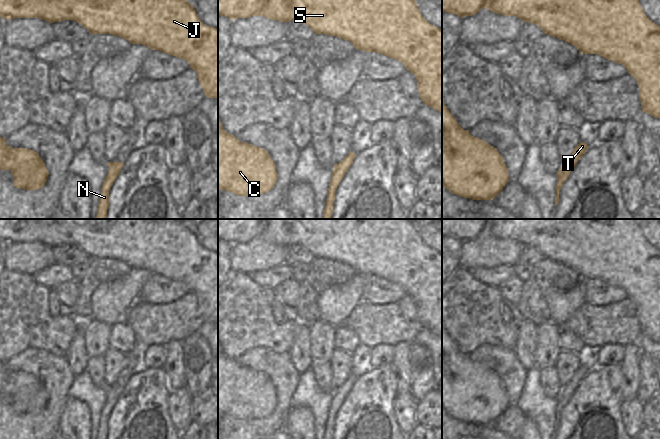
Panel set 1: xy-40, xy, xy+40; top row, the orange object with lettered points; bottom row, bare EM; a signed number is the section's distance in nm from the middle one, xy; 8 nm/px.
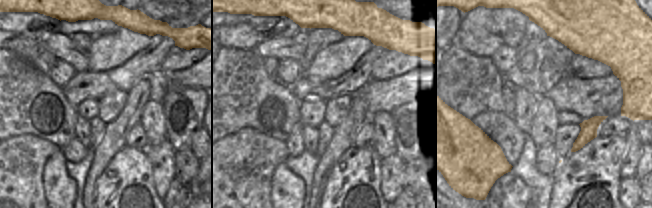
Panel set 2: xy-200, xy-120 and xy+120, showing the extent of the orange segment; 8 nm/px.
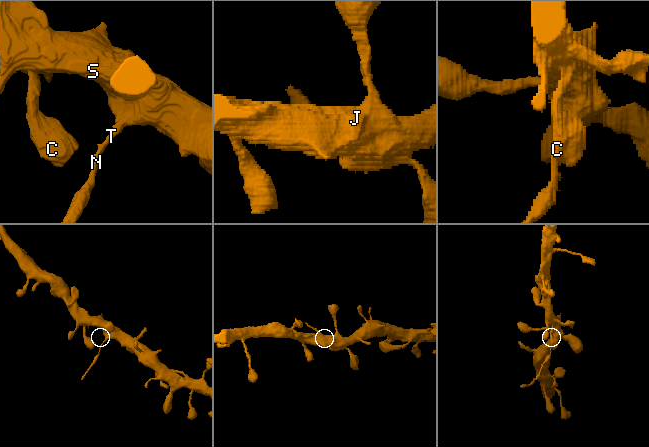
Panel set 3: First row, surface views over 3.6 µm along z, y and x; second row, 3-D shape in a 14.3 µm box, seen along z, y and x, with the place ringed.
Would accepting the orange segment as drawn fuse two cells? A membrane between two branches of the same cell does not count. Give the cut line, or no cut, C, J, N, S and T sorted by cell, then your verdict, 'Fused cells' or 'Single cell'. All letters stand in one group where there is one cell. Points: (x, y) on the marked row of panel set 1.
Split along xy+40 (571, 155), (577, 160). Groups: C J S T / N. Fused cells.

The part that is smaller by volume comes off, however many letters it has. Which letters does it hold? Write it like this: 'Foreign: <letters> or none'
Foreign: N.

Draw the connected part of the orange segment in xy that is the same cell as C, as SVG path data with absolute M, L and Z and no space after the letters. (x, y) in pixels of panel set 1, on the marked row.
M218 117L218 189L254 196L271 190L276 181L277 171L269 153L228 134Z

